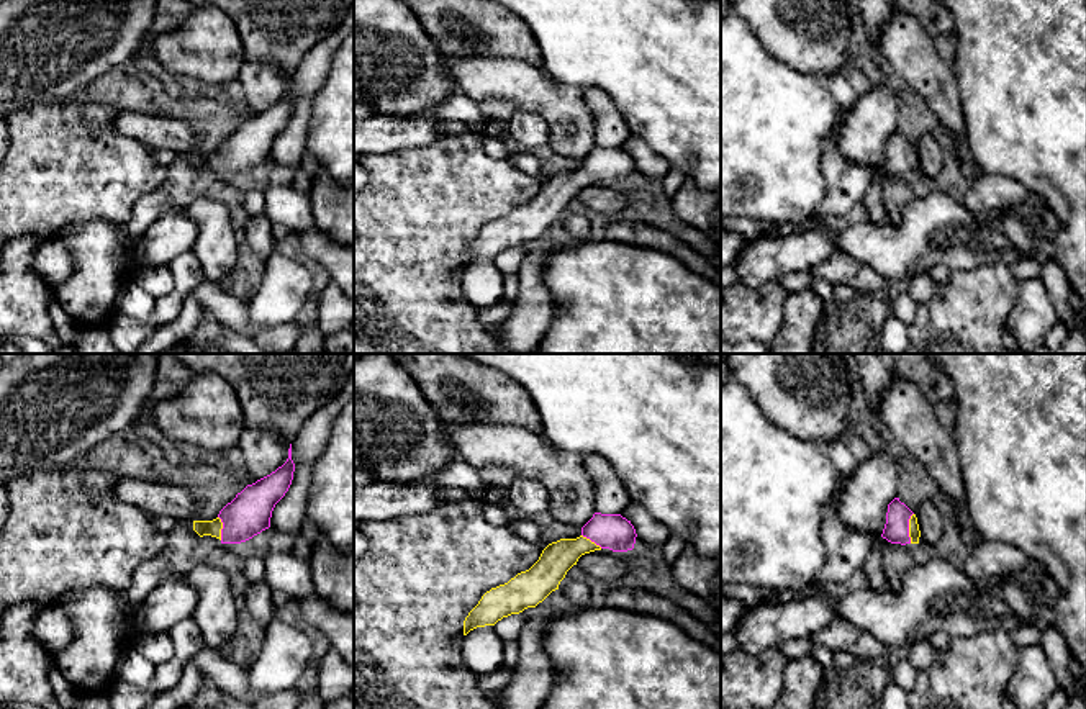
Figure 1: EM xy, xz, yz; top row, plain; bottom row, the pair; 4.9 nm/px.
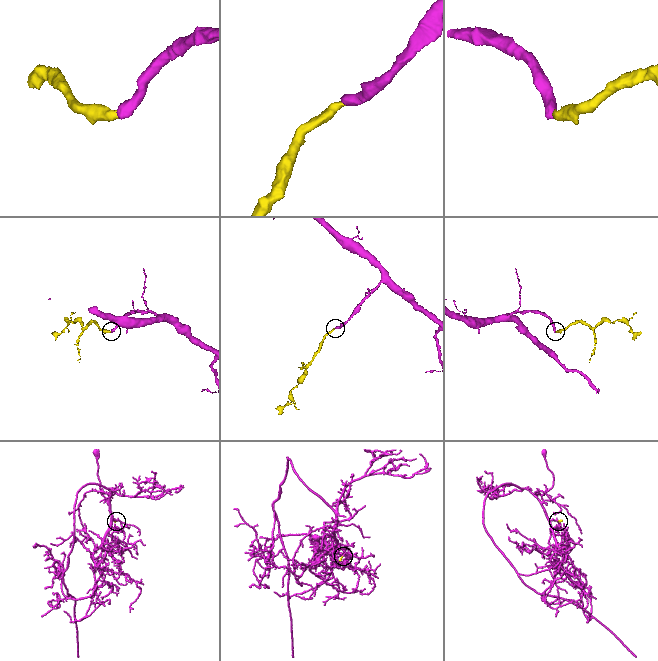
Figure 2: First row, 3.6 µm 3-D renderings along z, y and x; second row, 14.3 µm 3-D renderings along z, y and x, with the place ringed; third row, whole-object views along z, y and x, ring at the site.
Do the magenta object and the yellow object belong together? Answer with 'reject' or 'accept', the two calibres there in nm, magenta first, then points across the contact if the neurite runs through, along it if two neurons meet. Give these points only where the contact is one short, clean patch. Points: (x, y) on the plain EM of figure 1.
accept; 130 nm thick on the magenta side, 60 nm on the other; runs through yz (896, 162), (908, 161), (914, 166)

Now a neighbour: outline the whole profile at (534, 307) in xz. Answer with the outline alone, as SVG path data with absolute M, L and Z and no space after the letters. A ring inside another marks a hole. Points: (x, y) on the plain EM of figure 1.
M557 247L529 252L521 262L518 272L519 290L513 296L514 308L505 321L495 324L495 334L509 354L534 354L552 323L555 314L555 296L547 288L544 265L555 249Z

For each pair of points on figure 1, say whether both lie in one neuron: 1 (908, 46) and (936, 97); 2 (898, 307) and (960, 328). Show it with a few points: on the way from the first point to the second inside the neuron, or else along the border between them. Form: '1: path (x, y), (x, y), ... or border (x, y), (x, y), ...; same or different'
1: path (914, 59), (936, 84); same
2: border (919, 305), (914, 320), (908, 326); different

